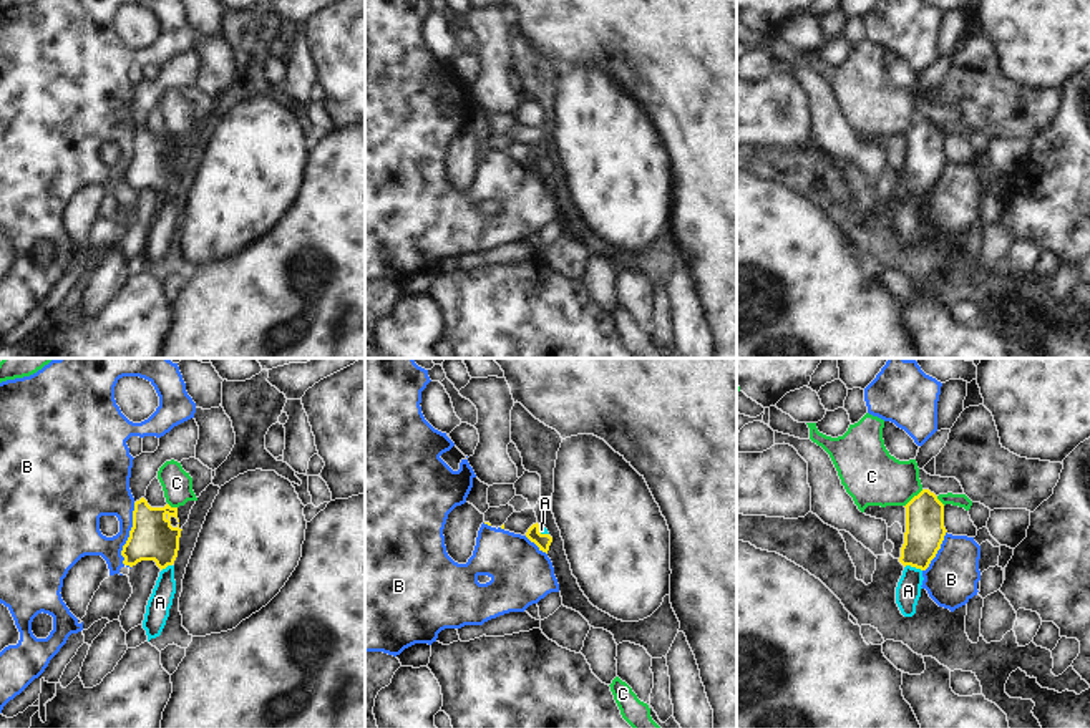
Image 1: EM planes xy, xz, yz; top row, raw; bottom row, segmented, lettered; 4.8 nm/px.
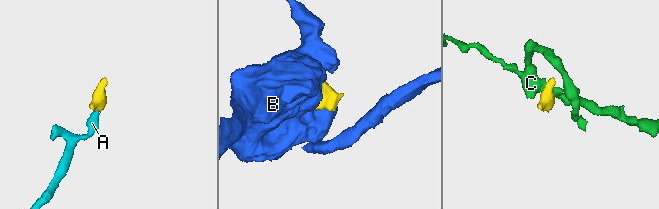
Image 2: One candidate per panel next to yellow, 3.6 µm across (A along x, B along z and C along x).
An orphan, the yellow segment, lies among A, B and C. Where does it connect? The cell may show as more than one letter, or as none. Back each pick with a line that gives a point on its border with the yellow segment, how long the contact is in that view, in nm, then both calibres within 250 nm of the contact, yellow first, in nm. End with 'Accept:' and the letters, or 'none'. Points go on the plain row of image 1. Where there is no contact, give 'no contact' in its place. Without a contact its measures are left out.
A: meets yellow in yz at (913, 194); contact 90 nm long; 190 nm thick on the yellow side, 120 nm on the other
Accept: A

